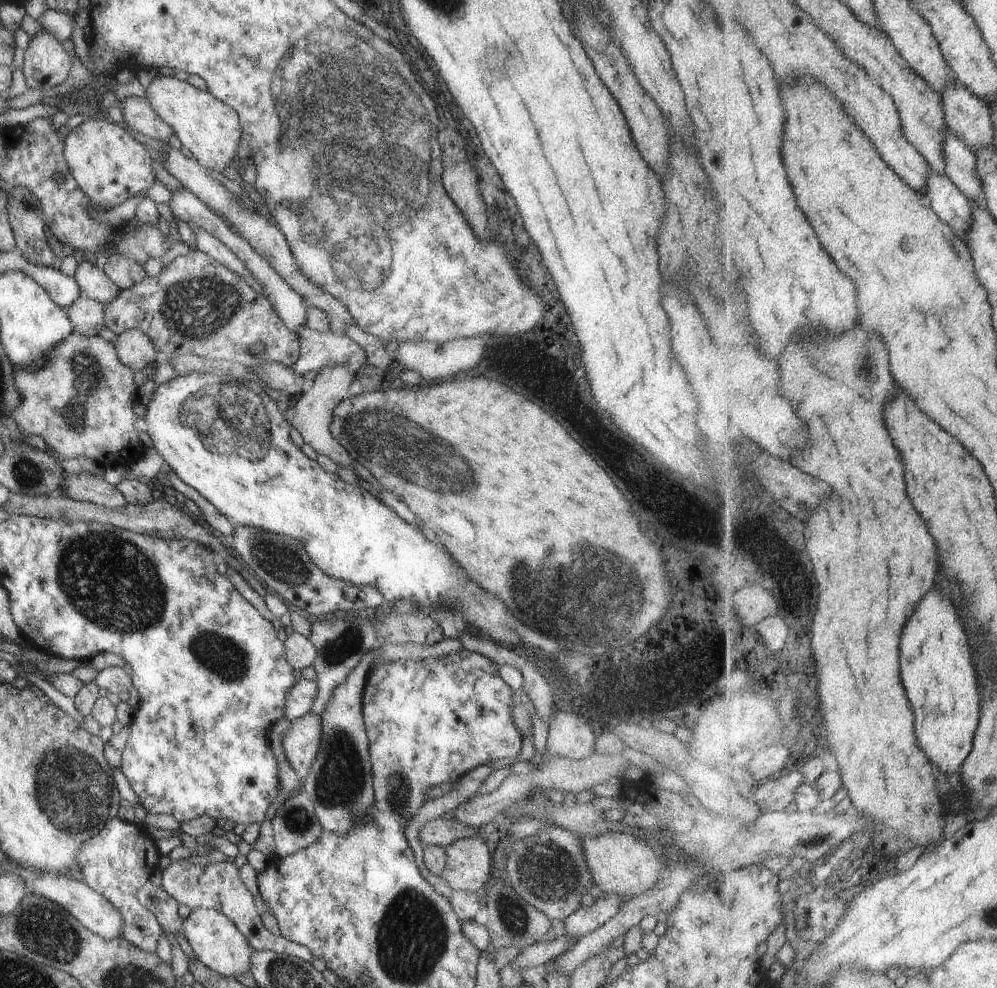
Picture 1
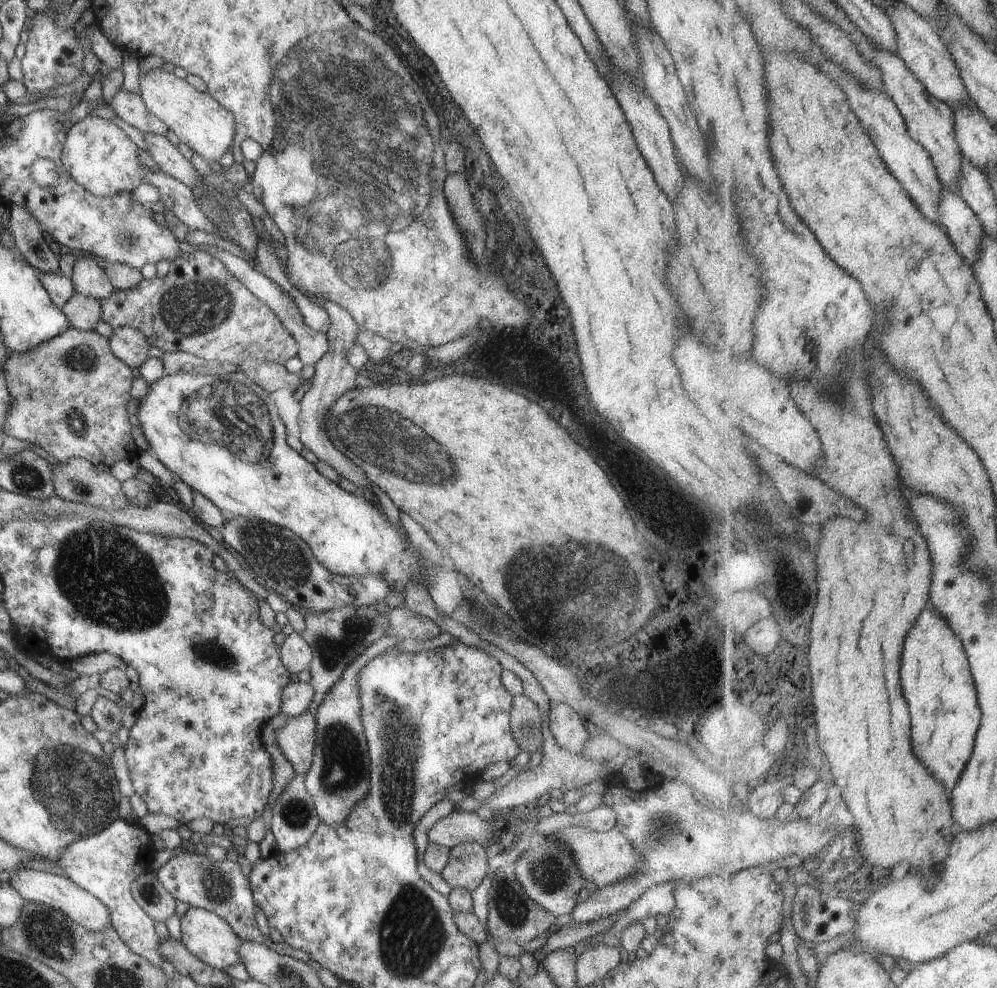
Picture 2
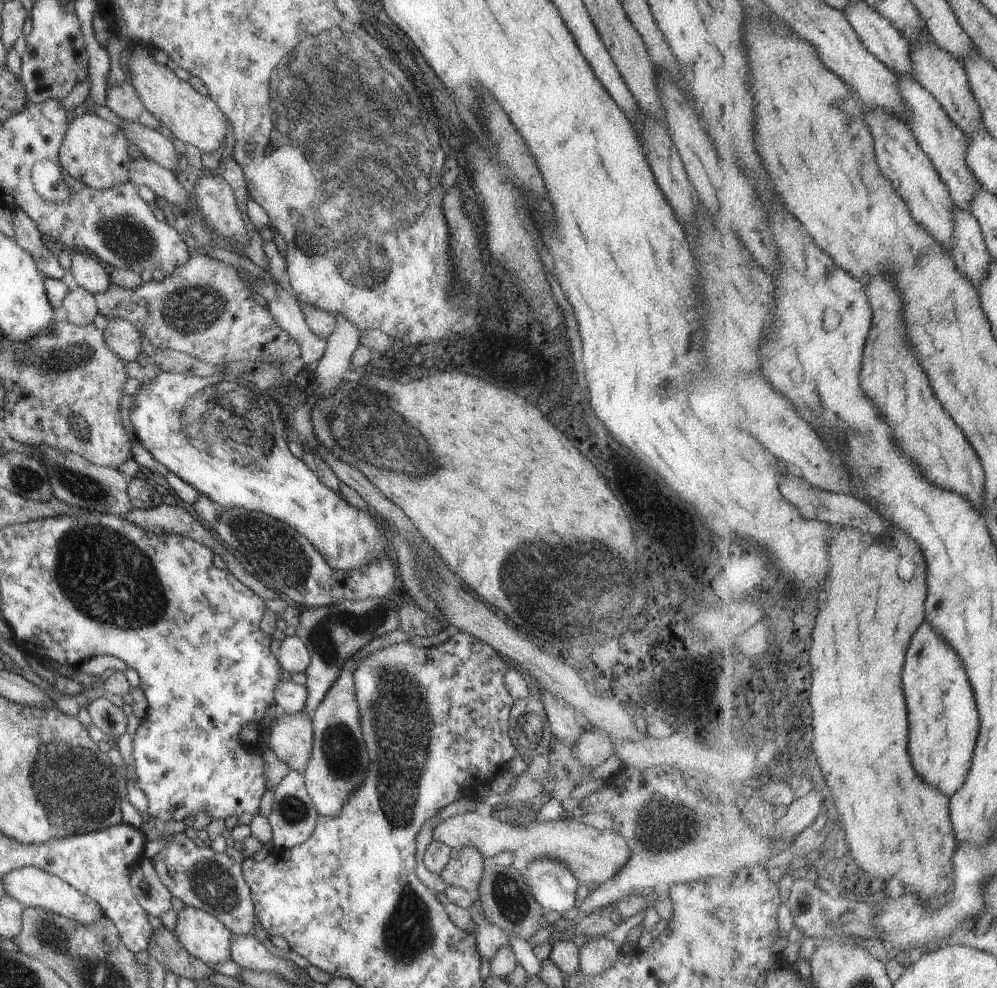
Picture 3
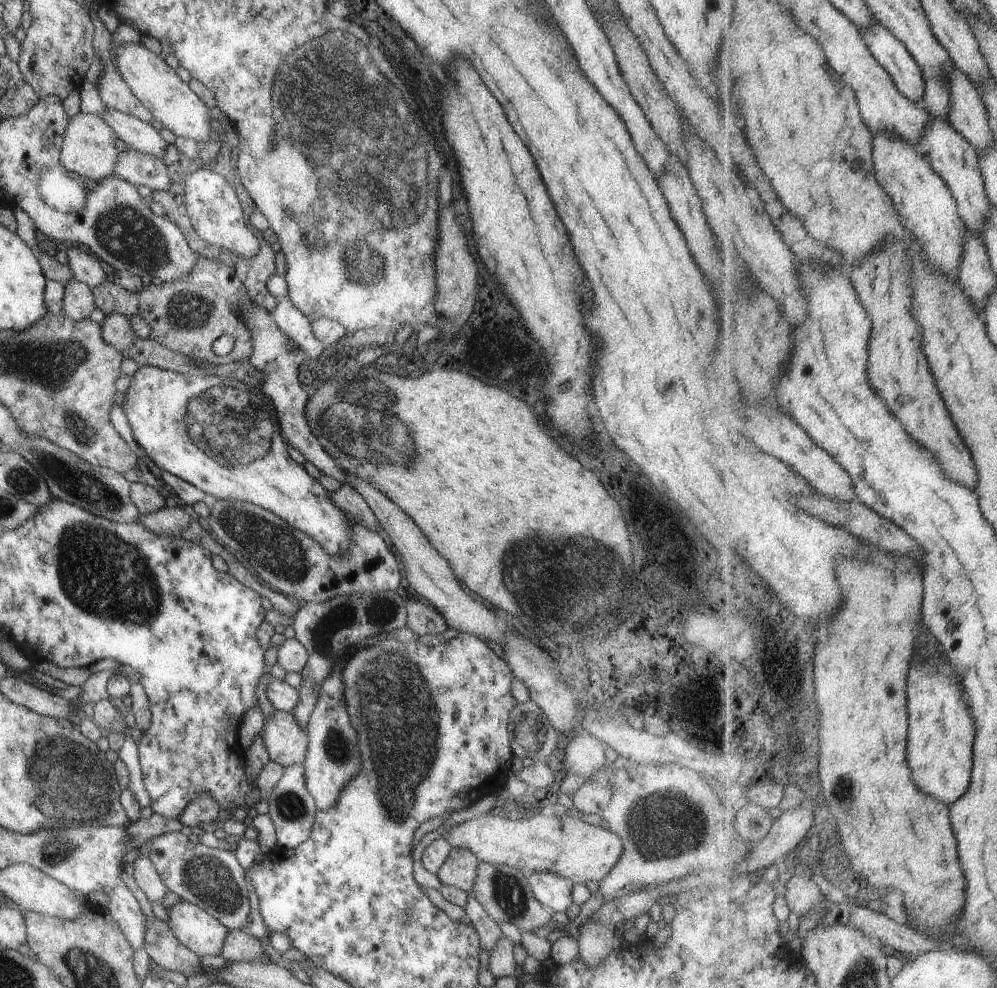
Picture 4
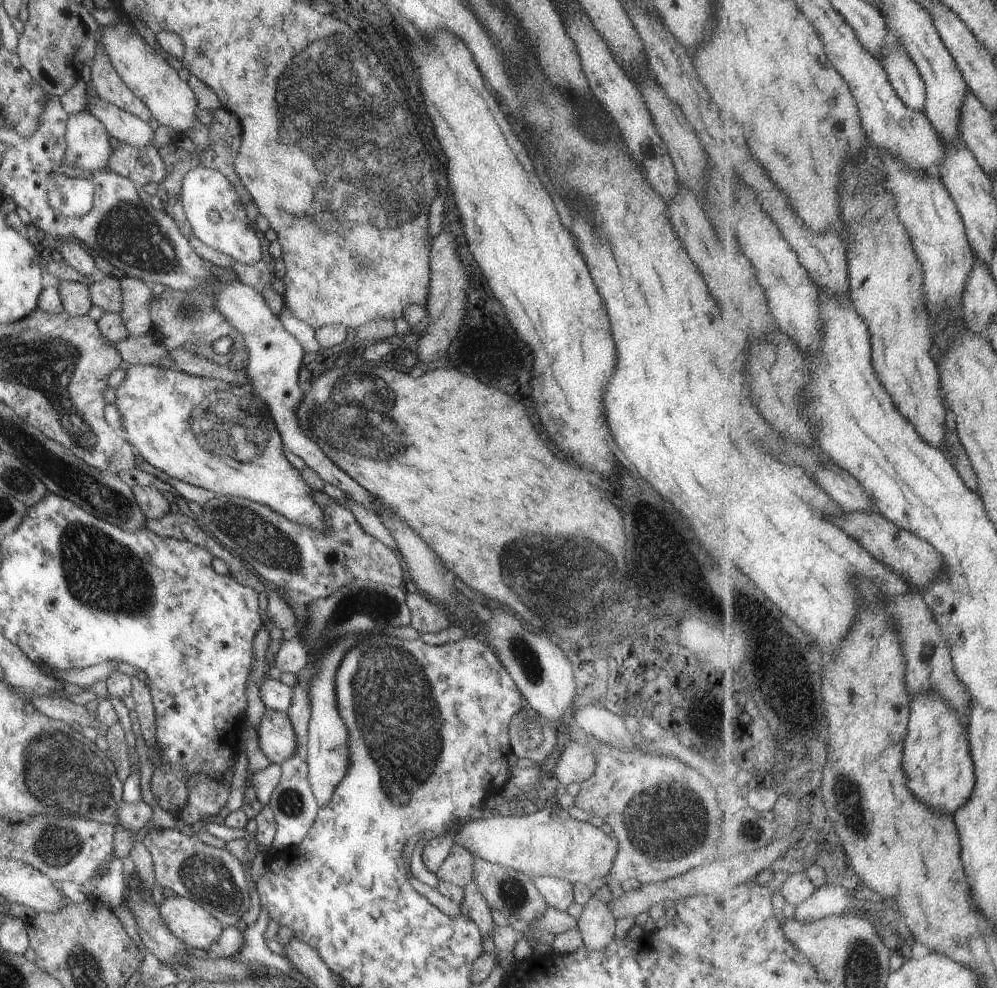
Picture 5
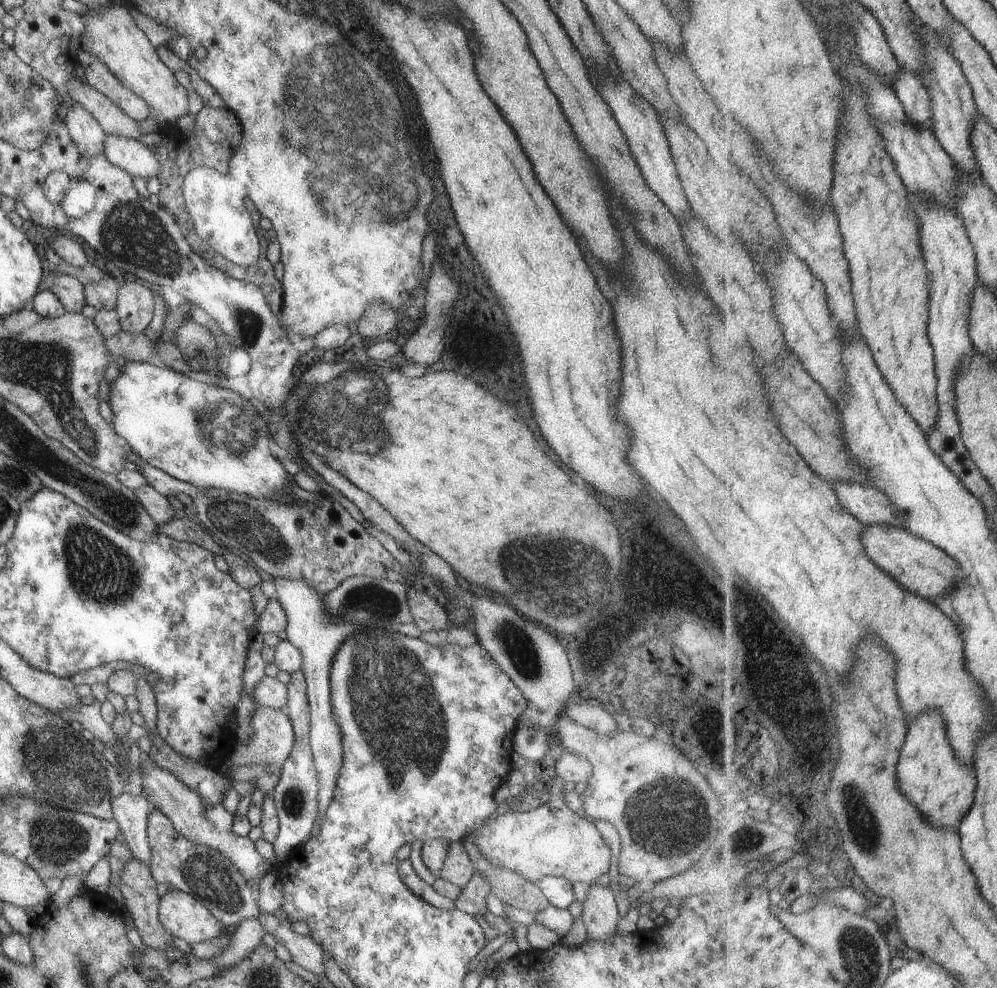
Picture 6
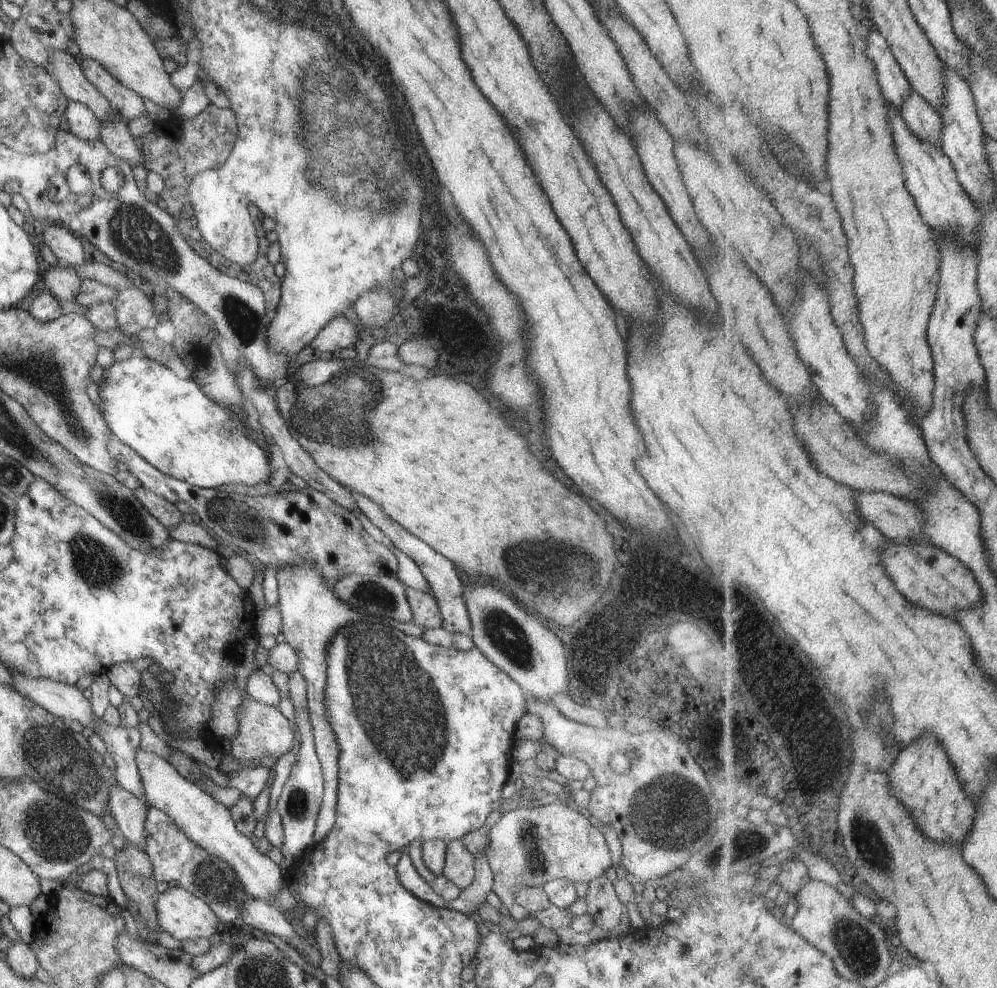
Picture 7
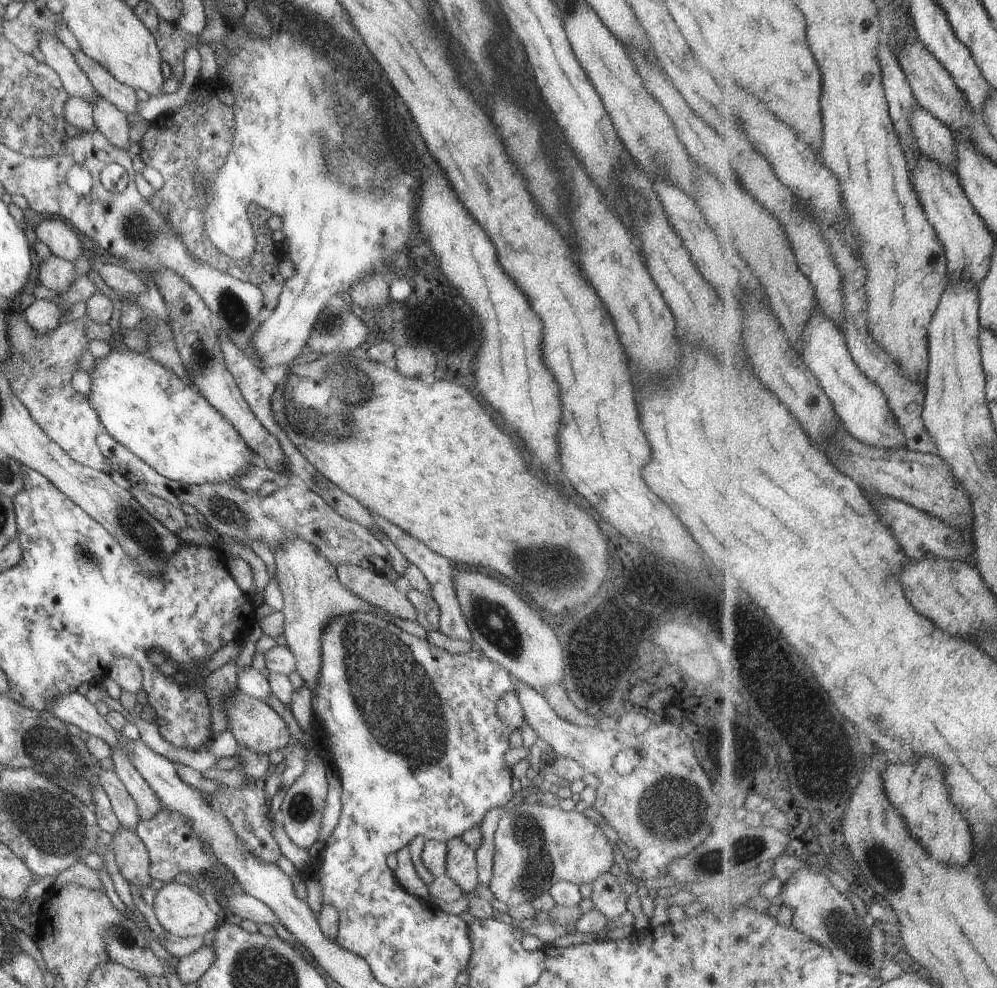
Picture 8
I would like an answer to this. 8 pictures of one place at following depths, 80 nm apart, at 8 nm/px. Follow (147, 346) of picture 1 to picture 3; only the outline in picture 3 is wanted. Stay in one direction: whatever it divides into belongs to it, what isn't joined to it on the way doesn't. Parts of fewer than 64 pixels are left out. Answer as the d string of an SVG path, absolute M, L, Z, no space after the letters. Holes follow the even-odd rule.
M112 319L111 322L107 322L102 334L107 348L124 362L132 362L141 352L140 333L125 320Z

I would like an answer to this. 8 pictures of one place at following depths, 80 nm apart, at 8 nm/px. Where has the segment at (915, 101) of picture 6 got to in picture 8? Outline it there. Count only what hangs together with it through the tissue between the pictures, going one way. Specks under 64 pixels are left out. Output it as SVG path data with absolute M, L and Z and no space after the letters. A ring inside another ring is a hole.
M919 104L910 123L922 154L956 174L959 159L952 130Z

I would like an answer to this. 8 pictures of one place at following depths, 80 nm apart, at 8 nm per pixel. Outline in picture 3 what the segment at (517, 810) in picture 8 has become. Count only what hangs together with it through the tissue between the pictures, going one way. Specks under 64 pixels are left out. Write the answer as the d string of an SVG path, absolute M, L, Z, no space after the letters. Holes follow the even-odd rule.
M475 811L463 812L448 817L435 824L431 838L441 842L450 849L459 846L470 846L477 849L485 861L489 861L499 852L512 853L514 868L522 871L531 861L549 859L558 861L566 869L570 869L579 885L589 882L601 884L607 877L613 876L629 858L629 849L625 839L611 829L593 828L575 818L561 818L552 821L535 821L526 826L515 827L501 822L493 814L483 817Z

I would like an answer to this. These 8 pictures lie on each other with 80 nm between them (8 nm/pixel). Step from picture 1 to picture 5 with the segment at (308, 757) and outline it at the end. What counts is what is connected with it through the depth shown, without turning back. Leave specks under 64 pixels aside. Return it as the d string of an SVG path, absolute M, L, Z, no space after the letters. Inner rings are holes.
M266 708L255 729L259 748L269 763L280 766L295 752L297 740L286 712Z

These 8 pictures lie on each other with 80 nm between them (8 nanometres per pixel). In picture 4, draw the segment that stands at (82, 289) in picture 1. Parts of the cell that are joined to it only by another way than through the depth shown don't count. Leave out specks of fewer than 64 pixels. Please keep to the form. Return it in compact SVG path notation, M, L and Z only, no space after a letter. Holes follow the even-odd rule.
M69 246L66 256L73 280L86 284L90 289L105 282L106 276L97 259L81 250L81 247Z

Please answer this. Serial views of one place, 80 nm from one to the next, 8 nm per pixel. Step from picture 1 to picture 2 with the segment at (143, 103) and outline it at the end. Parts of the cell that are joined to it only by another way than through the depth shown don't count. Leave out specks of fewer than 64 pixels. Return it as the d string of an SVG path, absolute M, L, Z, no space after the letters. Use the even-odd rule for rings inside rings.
M120 88L108 104L121 122L133 127L139 134L163 135L168 129L161 119L147 110L136 93Z

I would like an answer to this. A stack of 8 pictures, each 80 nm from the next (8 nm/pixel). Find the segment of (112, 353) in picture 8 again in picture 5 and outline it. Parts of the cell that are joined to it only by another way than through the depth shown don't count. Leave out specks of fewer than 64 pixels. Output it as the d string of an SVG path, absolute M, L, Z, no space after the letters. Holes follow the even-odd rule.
M129 365L124 370L124 373L125 375L122 381L114 388L114 394L116 396L114 405L120 416L122 431L119 434L134 448L135 453L138 455L138 460L145 460L145 462L148 462L151 466L157 468L157 470L165 472L167 476L181 480L181 482L187 482L191 486L199 486L199 488L211 490L217 496L229 495L241 497L265 505L271 510L282 514L286 519L292 520L294 523L301 523L306 527L313 527L317 529L317 532L319 532L319 529L326 527L324 517L322 516L322 508L318 504L315 504L315 501L311 498L310 492L312 490L303 483L299 471L290 466L279 450L279 444L281 443L280 434L274 426L267 405L259 397L255 395L248 396L244 390L236 386L232 387L229 383L224 383L223 381L196 377L195 375L188 375L181 371L174 371L171 368L156 367L153 365Z

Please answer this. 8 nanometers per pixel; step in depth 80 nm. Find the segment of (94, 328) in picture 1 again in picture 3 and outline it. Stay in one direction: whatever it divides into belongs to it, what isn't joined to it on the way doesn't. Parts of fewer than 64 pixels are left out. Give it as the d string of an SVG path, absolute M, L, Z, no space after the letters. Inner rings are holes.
M71 285L69 292L65 294L62 306L66 321L73 326L83 327L85 324L92 324L97 314L94 297L87 290L74 285Z

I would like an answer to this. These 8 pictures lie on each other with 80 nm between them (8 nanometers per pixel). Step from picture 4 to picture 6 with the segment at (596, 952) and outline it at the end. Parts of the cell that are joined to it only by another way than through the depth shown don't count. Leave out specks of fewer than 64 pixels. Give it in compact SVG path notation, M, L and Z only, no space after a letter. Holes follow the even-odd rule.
M595 882L589 884L590 887L586 891L585 899L582 902L582 913L578 916L585 925L587 939L601 941L613 934L616 934L615 926L620 919L615 907L613 892L608 887L603 887Z

